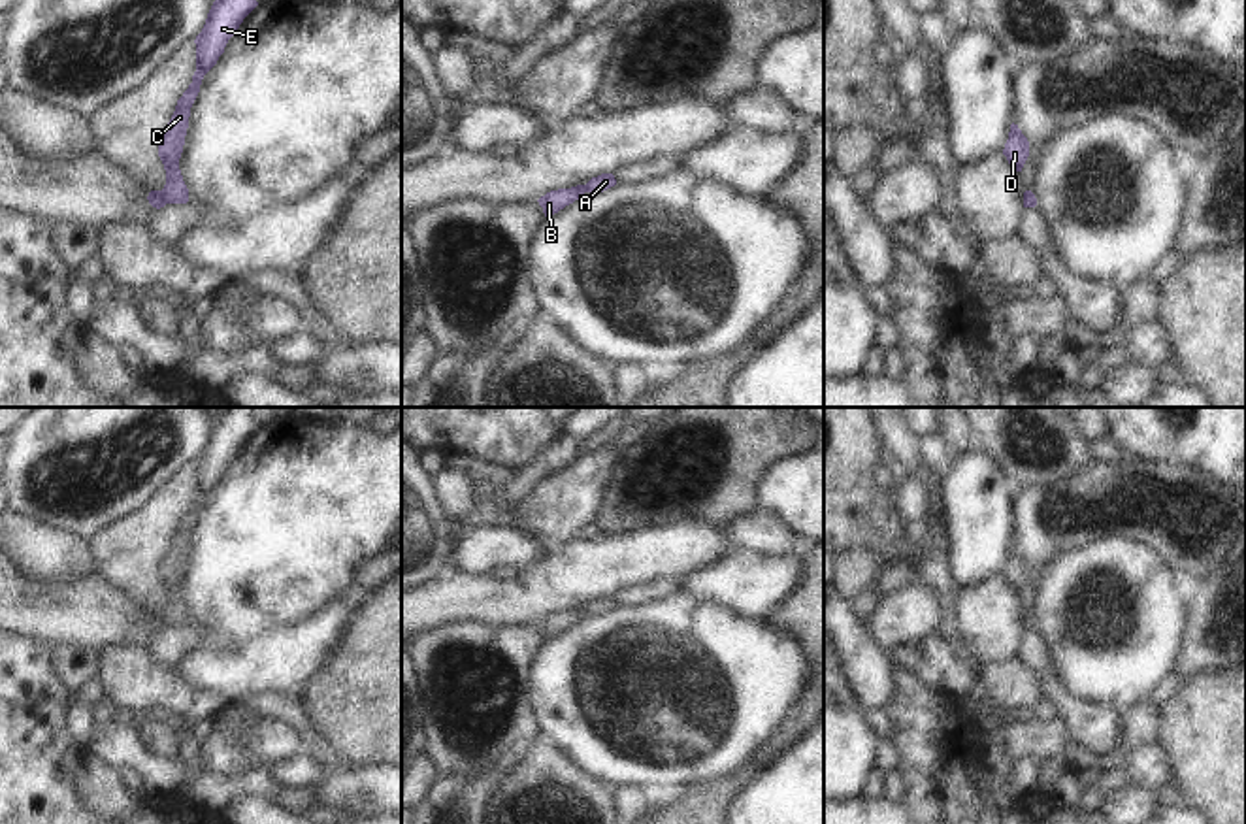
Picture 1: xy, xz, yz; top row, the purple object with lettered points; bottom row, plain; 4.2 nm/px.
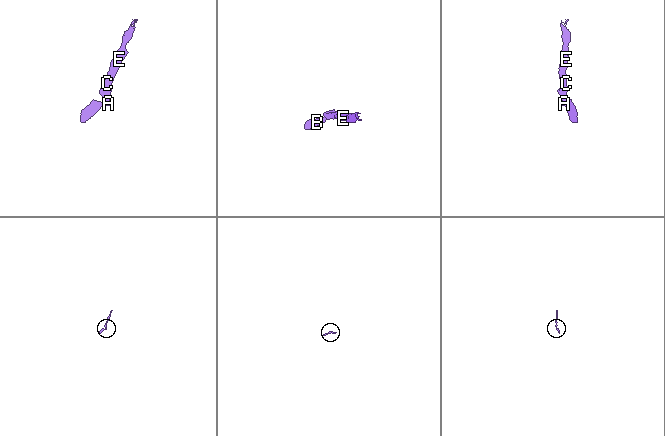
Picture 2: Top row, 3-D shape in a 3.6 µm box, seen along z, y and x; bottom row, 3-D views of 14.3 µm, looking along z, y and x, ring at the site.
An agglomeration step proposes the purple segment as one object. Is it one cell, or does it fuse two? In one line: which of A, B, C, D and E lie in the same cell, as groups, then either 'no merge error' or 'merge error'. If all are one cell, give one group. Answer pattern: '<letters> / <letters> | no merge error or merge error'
A B C D E | no merge error

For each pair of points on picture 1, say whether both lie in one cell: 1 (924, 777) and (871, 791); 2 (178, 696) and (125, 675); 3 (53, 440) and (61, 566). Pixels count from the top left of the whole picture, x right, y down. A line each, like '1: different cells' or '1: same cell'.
1: different cells
2: same cell
3: different cells

